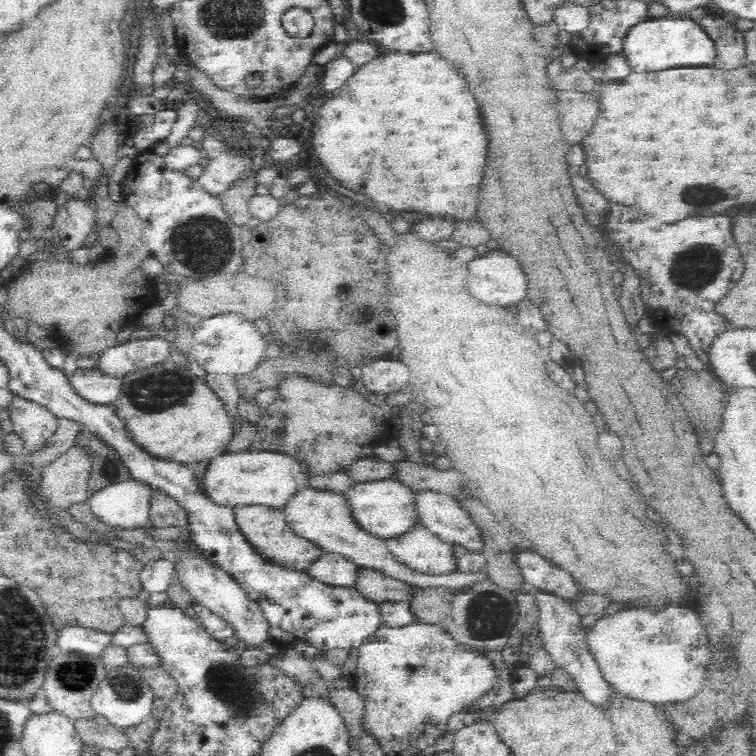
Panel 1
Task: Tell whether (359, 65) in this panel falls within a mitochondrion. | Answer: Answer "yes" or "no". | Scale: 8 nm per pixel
no

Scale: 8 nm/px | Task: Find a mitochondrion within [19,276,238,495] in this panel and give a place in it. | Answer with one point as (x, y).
(161, 392)

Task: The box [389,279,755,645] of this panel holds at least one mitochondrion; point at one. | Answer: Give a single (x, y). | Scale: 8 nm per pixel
(486, 617)

